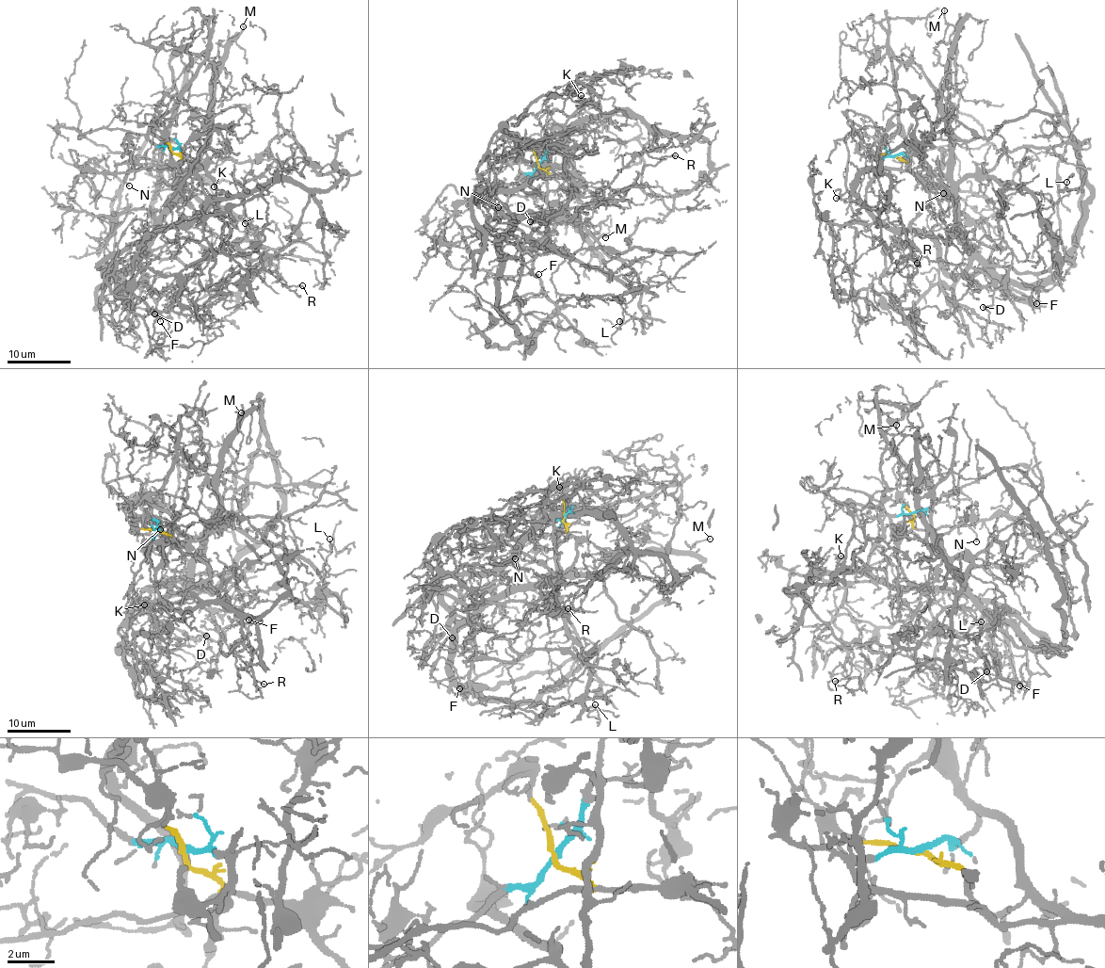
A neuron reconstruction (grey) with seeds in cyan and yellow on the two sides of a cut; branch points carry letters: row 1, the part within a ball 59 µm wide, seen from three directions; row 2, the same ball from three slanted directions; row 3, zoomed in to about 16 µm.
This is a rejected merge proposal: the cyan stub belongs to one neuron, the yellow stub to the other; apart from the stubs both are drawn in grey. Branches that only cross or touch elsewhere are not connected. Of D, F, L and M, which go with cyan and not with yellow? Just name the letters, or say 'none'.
F, L, M

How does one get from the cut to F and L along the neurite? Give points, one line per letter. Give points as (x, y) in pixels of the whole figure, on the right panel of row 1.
F: (895, 156), (877, 164), (949, 182), (963, 239), (1005, 296), (1037, 302)
L: (895, 156), (877, 164), (954, 182), (969, 175), (1009, 180), (1041, 207), (1069, 193), (1065, 183)

